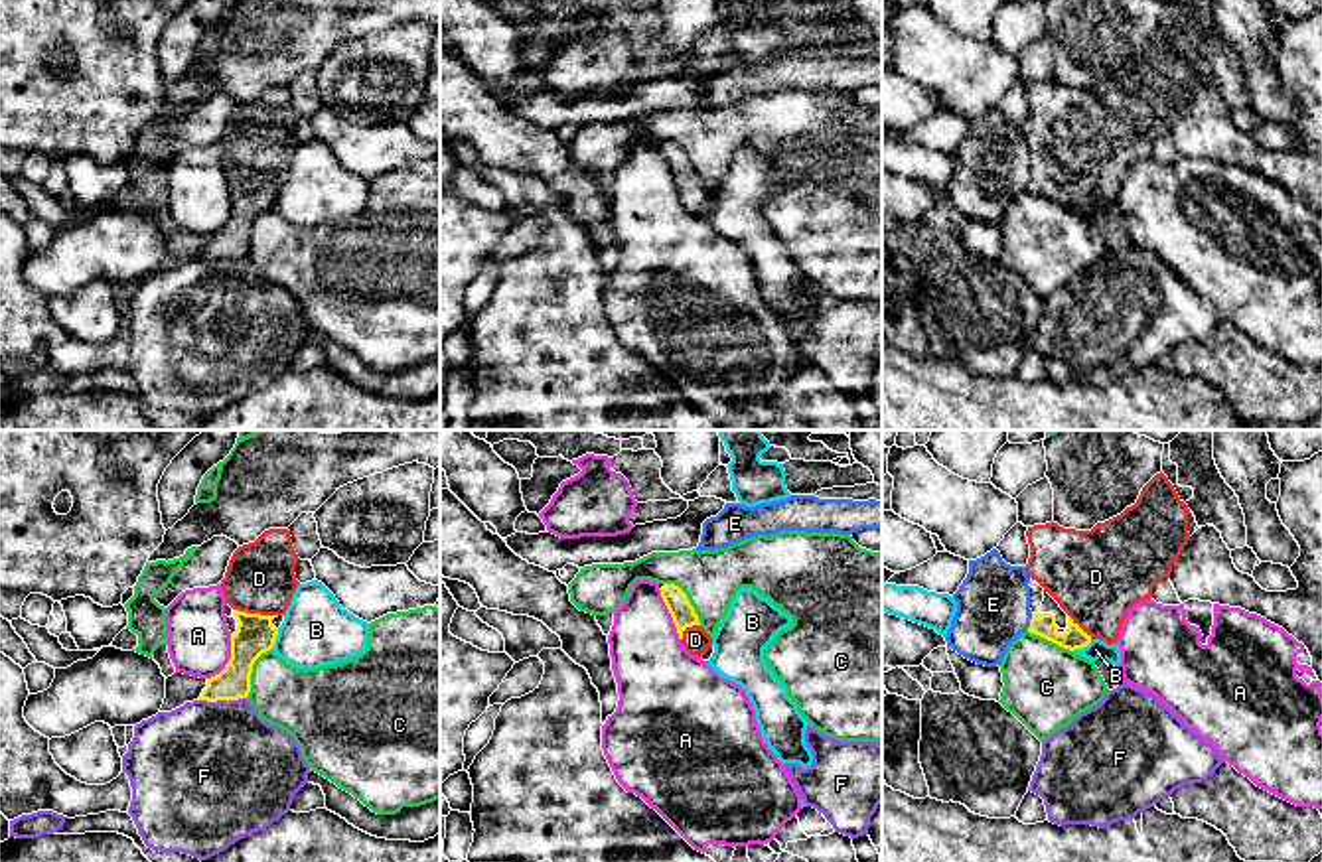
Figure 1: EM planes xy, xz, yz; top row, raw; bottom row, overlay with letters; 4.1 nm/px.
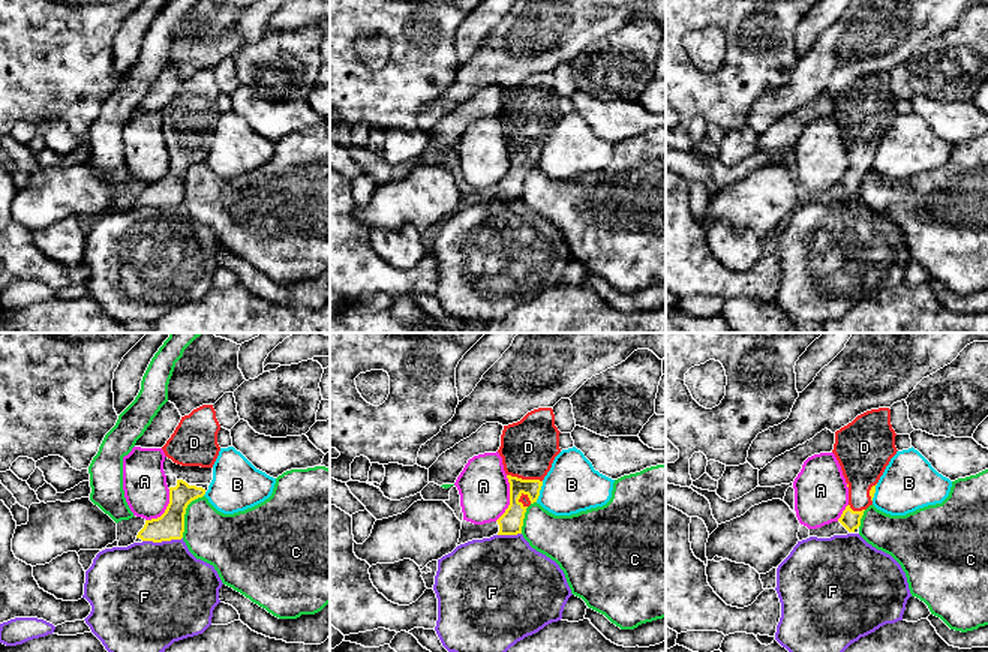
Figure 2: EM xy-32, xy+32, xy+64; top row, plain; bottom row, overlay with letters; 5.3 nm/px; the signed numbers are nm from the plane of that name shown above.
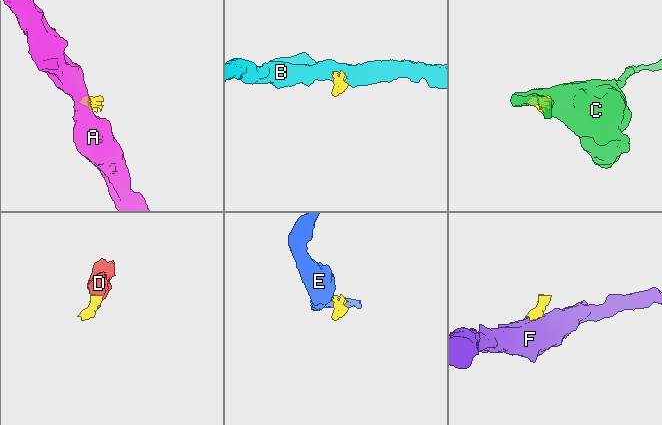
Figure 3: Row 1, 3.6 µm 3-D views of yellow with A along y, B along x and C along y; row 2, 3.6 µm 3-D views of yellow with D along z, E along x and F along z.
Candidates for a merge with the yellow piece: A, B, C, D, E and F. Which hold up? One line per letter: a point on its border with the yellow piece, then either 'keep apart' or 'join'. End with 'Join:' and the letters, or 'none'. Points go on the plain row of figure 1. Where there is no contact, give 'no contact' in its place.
A: contact xy (229, 217); keep apart
B: contact xy (275, 198); keep apart
C: contact xy (251, 229); keep apart
D: contact xy (255, 172); join
E: contact yz (1030, 180); keep apart
F: contact xy (221, 257); keep apart
Join: D

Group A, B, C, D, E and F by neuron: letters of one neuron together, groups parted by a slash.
A / B / C / D / E / F

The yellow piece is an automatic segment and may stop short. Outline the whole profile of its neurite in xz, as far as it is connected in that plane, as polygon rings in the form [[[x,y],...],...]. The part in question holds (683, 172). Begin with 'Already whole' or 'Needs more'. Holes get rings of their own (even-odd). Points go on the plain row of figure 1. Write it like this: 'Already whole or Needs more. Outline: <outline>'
Needs more. Outline: [[[665,142],[661,156],[673,176],[683,205],[700,217],[712,203],[712,195],[700,185],[687,152],[675,142]]]

